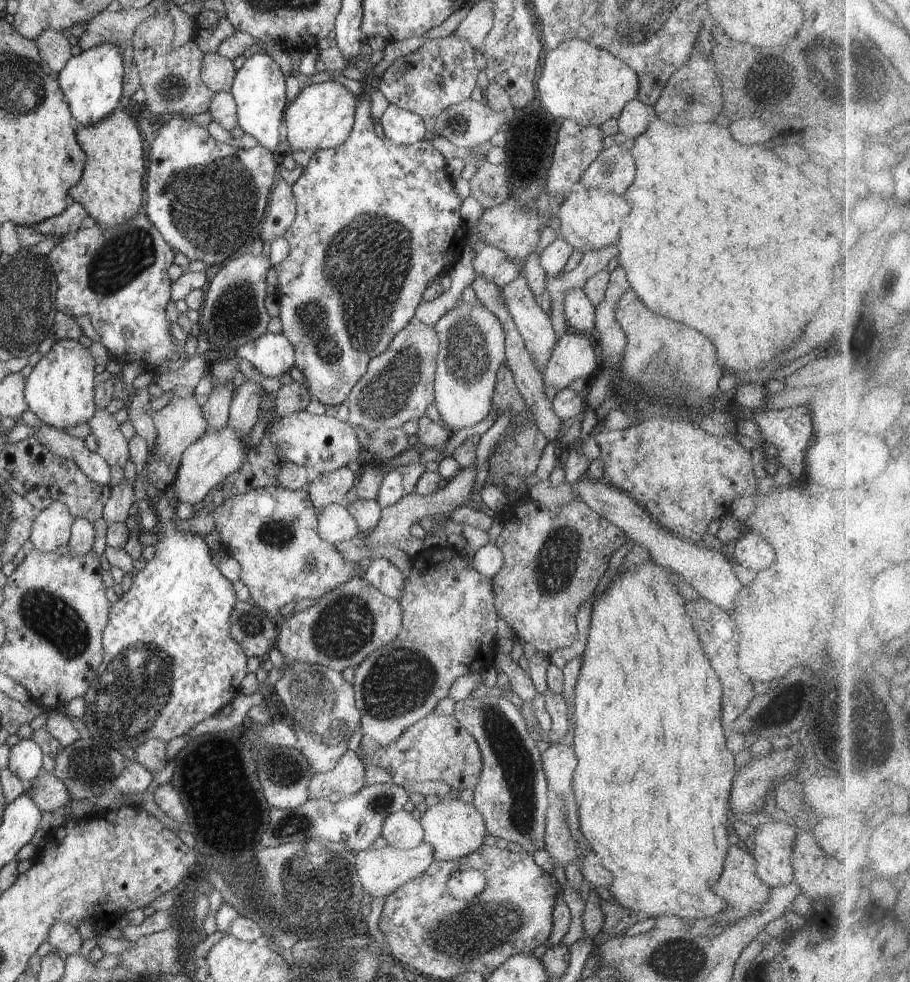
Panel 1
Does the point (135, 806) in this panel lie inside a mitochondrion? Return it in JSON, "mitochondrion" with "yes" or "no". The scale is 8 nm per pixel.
{"mitochondrion":"no"}

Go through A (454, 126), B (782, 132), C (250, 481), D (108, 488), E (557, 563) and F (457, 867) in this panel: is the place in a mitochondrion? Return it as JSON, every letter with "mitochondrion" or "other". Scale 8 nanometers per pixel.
{"A":"mitochondrion","B":"other","C":"other","D":"other","E":"mitochondrion","F":"other"}

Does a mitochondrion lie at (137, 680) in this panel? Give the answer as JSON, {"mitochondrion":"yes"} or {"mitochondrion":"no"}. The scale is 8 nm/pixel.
{"mitochondrion":"yes"}

